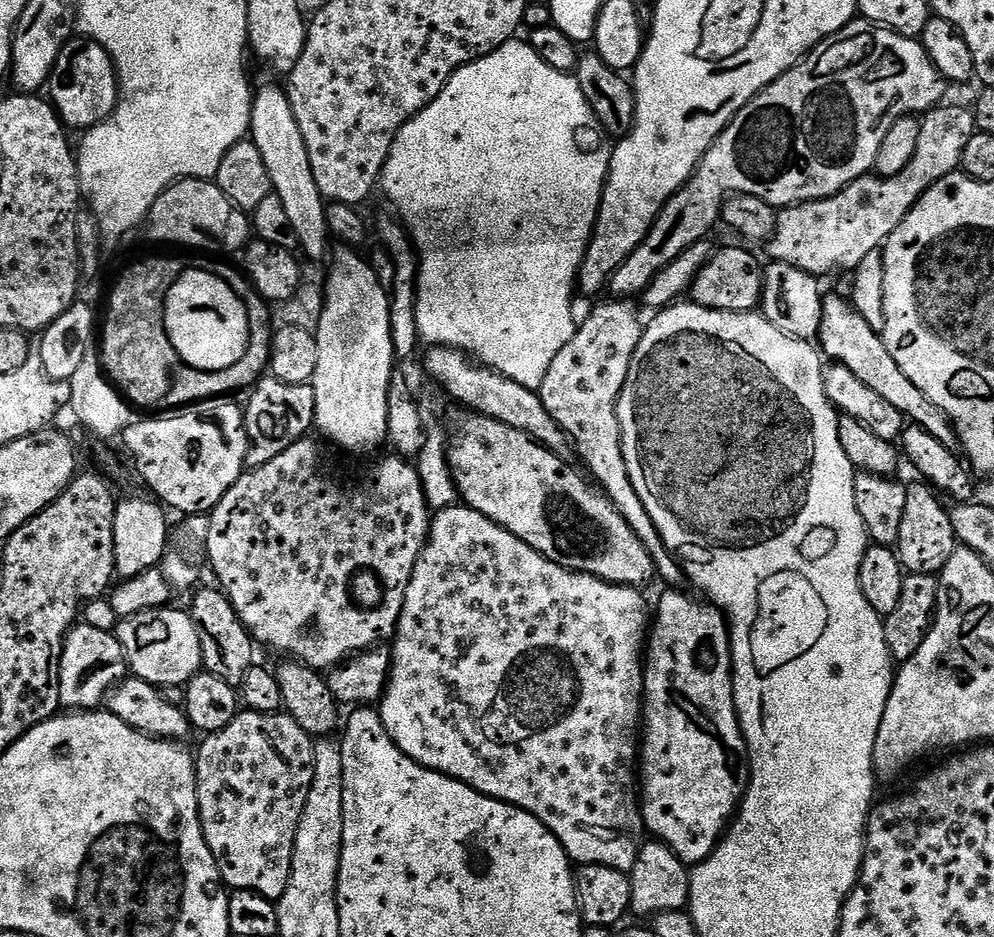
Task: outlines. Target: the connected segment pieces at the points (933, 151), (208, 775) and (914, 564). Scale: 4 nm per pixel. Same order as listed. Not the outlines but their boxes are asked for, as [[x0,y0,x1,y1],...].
[[762,106,978,341],[194,710,316,902],[894,483,958,576]]

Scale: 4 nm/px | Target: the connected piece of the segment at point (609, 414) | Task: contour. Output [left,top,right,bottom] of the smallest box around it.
[538,298,690,590]

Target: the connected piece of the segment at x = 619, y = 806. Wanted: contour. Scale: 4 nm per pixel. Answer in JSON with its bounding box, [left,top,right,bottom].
[378,506,650,873]

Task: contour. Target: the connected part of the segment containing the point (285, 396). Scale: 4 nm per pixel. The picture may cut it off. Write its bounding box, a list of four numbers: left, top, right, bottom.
[244,378,316,469]

